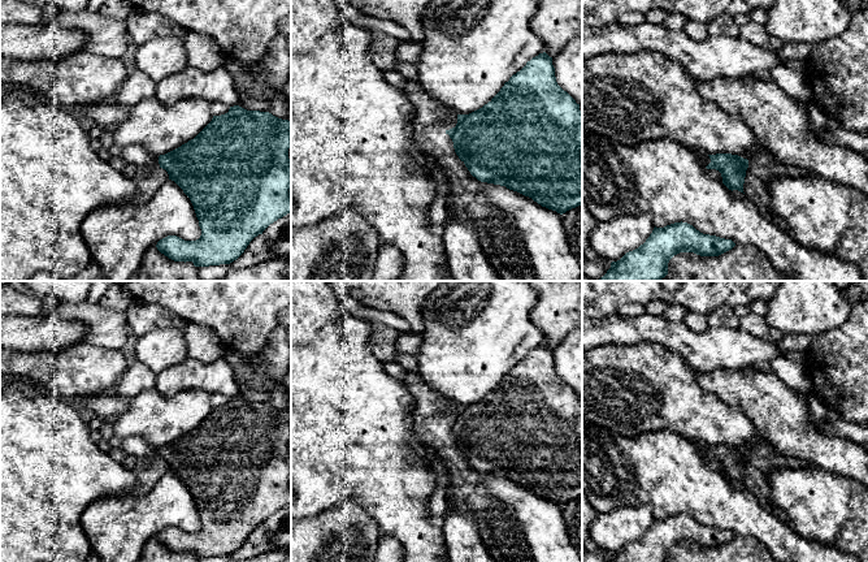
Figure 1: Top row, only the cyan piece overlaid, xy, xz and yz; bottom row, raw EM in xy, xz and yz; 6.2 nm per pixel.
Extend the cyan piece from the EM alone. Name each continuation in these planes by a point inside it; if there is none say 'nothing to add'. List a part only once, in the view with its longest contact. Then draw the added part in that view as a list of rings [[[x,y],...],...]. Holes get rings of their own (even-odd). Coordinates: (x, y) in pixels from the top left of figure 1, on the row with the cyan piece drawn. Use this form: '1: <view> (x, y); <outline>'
nothing to add

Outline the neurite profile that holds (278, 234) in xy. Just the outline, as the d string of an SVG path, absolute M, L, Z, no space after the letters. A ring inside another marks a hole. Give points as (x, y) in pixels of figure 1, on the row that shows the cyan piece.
M291 212L270 224L262 234L275 255L291 255Z

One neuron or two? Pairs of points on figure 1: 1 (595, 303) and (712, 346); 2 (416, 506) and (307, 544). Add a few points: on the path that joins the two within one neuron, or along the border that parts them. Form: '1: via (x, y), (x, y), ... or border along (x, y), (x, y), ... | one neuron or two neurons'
1: border along (616, 311), (595, 320) | two neurons
2: border along (354, 498), (376, 522), (380, 537) | two neurons

